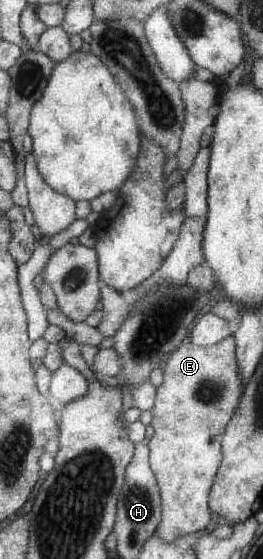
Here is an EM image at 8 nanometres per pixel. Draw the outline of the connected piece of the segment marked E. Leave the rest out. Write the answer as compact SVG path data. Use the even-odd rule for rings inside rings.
M232 335L207 347L196 346L184 340L169 353L161 368L162 381L156 387L155 401L149 409L152 414L150 425L153 427L153 434L146 446L150 468L155 476L160 495L161 519L153 534L157 534L164 542L172 542L177 536L195 537L203 532L205 525L211 519L208 493L221 461L220 443L223 430L237 407L243 385L238 378Z

